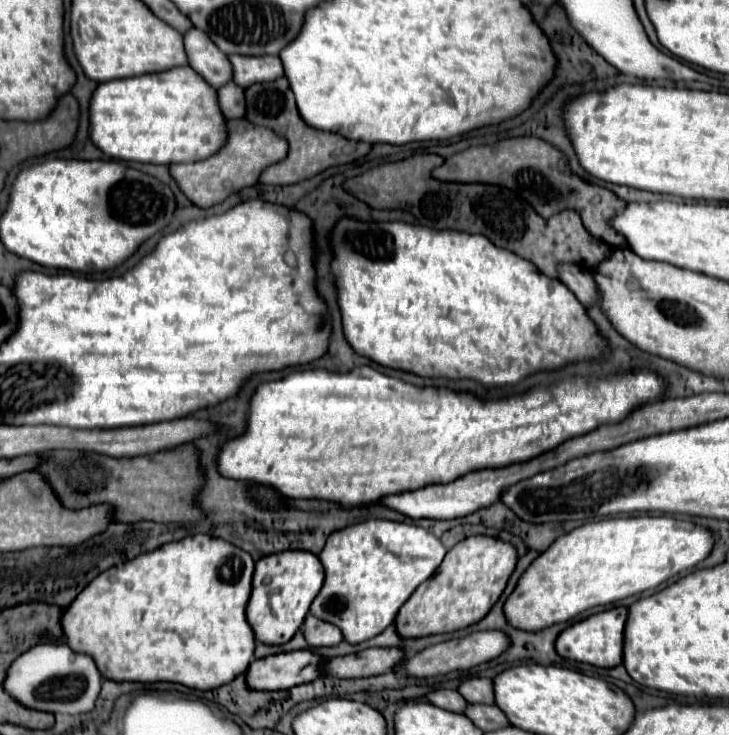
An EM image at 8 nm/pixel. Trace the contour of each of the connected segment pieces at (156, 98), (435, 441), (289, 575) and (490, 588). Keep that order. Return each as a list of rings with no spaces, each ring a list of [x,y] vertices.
[[[191,67],[105,81],[91,97],[91,139],[109,157],[137,163],[189,163],[215,155],[227,143],[227,121],[213,89]]]
[[[367,365],[351,373],[329,373],[321,369],[295,371],[281,381],[269,381],[257,389],[251,399],[249,427],[243,437],[223,447],[219,471],[231,479],[273,487],[287,499],[321,499],[351,509],[381,501],[387,495],[417,491],[431,483],[449,483],[479,467],[505,467],[529,461],[603,423],[617,423],[637,403],[649,403],[665,391],[663,379],[649,371],[627,371],[607,379],[583,377],[571,383],[573,387],[557,383],[543,391],[519,395],[517,399],[509,397],[483,403],[471,393],[453,393],[435,387],[421,389]]]
[[[281,551],[267,555],[255,563],[253,587],[245,609],[247,623],[255,631],[257,641],[265,645],[283,645],[301,627],[309,605],[323,585],[323,565],[317,555],[307,551]]]
[[[475,535],[475,537],[467,537],[459,541],[455,547],[447,551],[447,559],[443,559],[443,563],[439,565],[439,571],[435,571],[435,575],[431,575],[431,579],[427,579],[423,587],[417,587],[415,595],[411,595],[411,599],[407,599],[407,603],[399,609],[395,617],[397,635],[405,639],[419,639],[419,637],[437,635],[437,633],[453,633],[481,621],[489,613],[493,603],[499,599],[499,595],[503,593],[507,579],[511,577],[515,569],[515,563],[517,563],[517,551],[509,543],[503,543],[485,535]]]

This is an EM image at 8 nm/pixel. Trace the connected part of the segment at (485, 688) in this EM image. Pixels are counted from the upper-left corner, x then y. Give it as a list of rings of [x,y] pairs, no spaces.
[[[483,677],[467,679],[459,685],[459,693],[467,699],[467,703],[485,703],[485,705],[495,703],[491,679],[483,679]]]

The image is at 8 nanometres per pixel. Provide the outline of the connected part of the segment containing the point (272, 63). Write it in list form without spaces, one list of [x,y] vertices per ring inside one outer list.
[[[229,55],[229,61],[233,63],[233,71],[235,71],[233,81],[243,83],[243,87],[249,87],[253,83],[263,83],[263,81],[275,81],[285,73],[283,63],[278,56]]]

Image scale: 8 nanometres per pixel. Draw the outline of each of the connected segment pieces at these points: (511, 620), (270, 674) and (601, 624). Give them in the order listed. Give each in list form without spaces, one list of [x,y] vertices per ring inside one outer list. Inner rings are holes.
[[[642,514],[634,517],[605,518],[585,523],[561,537],[557,537],[547,551],[543,551],[519,577],[517,587],[503,605],[505,619],[511,627],[521,631],[541,631],[555,623],[565,623],[585,609],[609,605],[619,599],[639,595],[647,589],[659,587],[663,581],[681,571],[693,569],[711,551],[711,535],[703,527],[689,521],[677,521],[669,515]]]
[[[311,651],[277,653],[251,661],[245,671],[245,683],[253,691],[281,691],[321,677],[321,657]]]
[[[613,607],[607,609],[603,613],[591,615],[571,627],[567,627],[555,641],[555,649],[561,657],[565,659],[573,659],[573,661],[581,661],[581,663],[589,663],[595,667],[617,667],[623,661],[623,629],[625,629],[625,621],[627,621],[627,609],[625,607]]]

